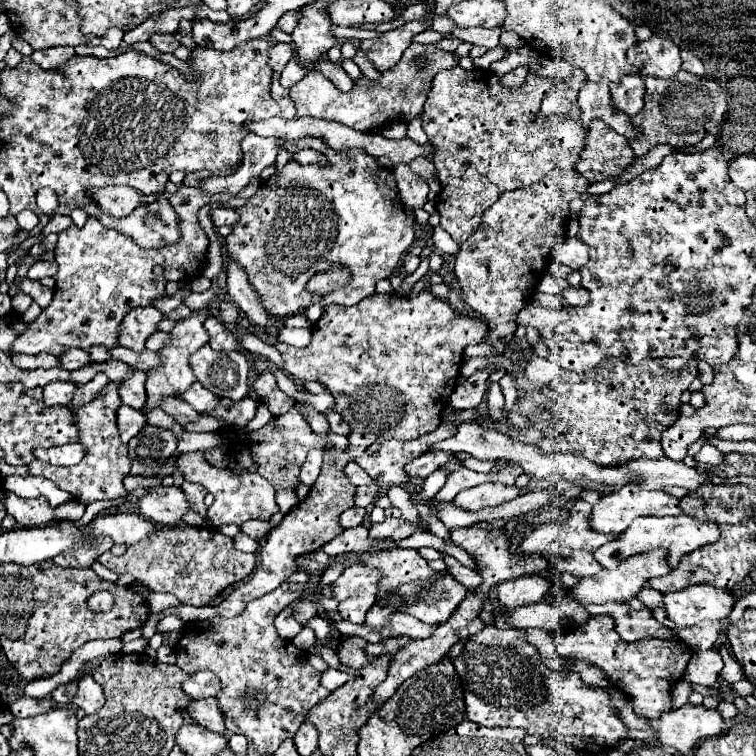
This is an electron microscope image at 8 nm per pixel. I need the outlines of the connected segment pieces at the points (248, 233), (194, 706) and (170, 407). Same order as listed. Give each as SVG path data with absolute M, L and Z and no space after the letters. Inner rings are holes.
M318 138L286 142L286 150L292 154L302 148L314 148L324 152L330 166L328 168L316 164L302 166L296 160L290 160L278 174L270 176L260 184L256 196L252 196L246 206L238 208L240 220L232 226L232 234L226 238L226 250L230 260L238 262L246 270L250 284L262 294L266 310L274 318L286 318L304 312L312 304L320 304L322 308L328 308L330 304L342 304L342 306L358 304L362 298L374 292L378 280L392 276L402 256L414 242L414 226L412 226L414 218L408 218L404 212L404 204L398 196L392 170L378 166L376 158L368 156L362 150L352 150L346 154L334 152ZM332 220L336 220L334 242L332 242ZM330 262L340 262L348 266L352 272L352 282L346 288L332 292L330 296L314 296L306 292L304 286L310 274L328 268Z
M216 698L194 700L190 704L190 714L194 716L196 724L200 724L200 726L204 726L204 728L208 728L212 732L218 732L218 734L224 734L226 732L224 712L220 710Z
M164 400L162 402L162 410L166 412L166 414L170 414L178 424L188 424L188 422L198 422L198 418L200 418L200 414L190 406L190 404L186 404L184 400Z

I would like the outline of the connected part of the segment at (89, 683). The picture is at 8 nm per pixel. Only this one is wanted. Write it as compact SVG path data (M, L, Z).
M84 676L78 680L78 694L74 696L72 704L76 704L78 708L86 710L86 714L94 714L102 708L104 704L104 692L102 686L92 678L92 676Z

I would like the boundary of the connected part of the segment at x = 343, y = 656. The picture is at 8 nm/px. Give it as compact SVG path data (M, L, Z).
M356 636L346 638L346 640L340 644L340 648L338 648L338 658L340 658L340 662L344 662L344 664L356 668L356 670L358 670L358 668L364 668L366 664L370 664L372 656L366 654L366 650L364 650L366 644L368 644L368 642L366 642L364 638L356 638Z

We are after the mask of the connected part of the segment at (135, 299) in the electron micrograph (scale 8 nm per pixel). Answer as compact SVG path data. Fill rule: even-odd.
M184 184L178 188L180 190L173 194L164 192L164 198L173 206L182 222L182 240L178 244L164 246L160 250L144 250L120 232L102 226L96 218L88 218L82 228L74 228L72 224L68 230L60 232L54 250L58 262L58 274L54 276L54 298L30 324L30 328L14 342L12 350L24 354L46 352L54 356L62 356L70 348L90 350L92 346L106 346L112 350L118 346L120 324L132 308L152 306L164 296L164 284L170 280L188 284L198 278L204 272L208 252L208 236L198 222L198 210L210 204L212 194ZM156 264L166 268L162 280L152 274Z

